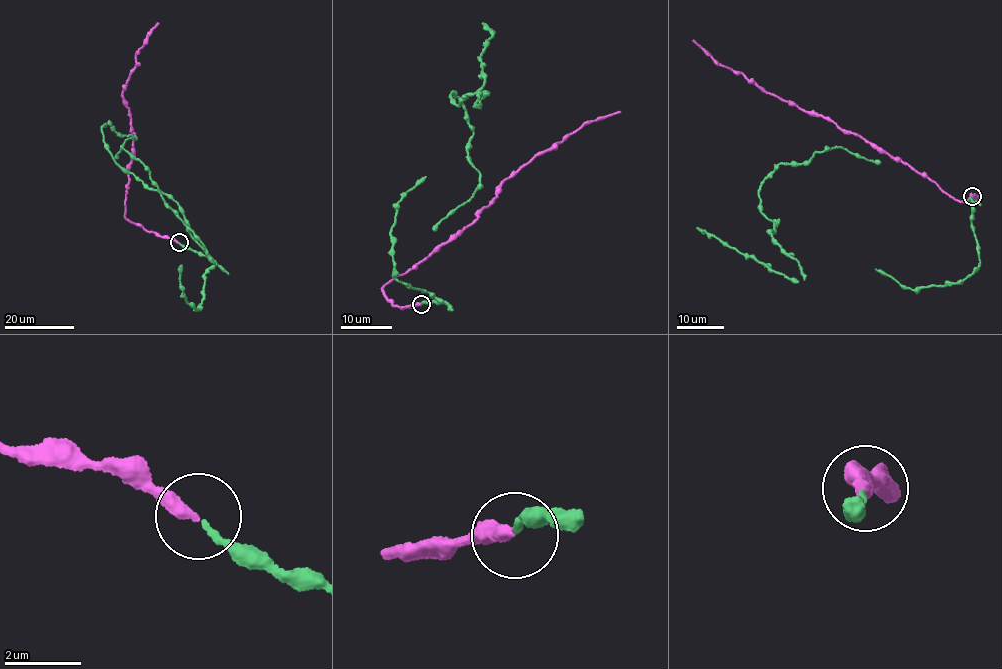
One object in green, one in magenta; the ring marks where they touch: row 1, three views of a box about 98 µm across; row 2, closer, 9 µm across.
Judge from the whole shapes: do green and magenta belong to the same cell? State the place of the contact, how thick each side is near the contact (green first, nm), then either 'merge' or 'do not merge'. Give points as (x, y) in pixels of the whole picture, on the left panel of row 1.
place (179, 242); calibres 150 and 340 nm; merge

